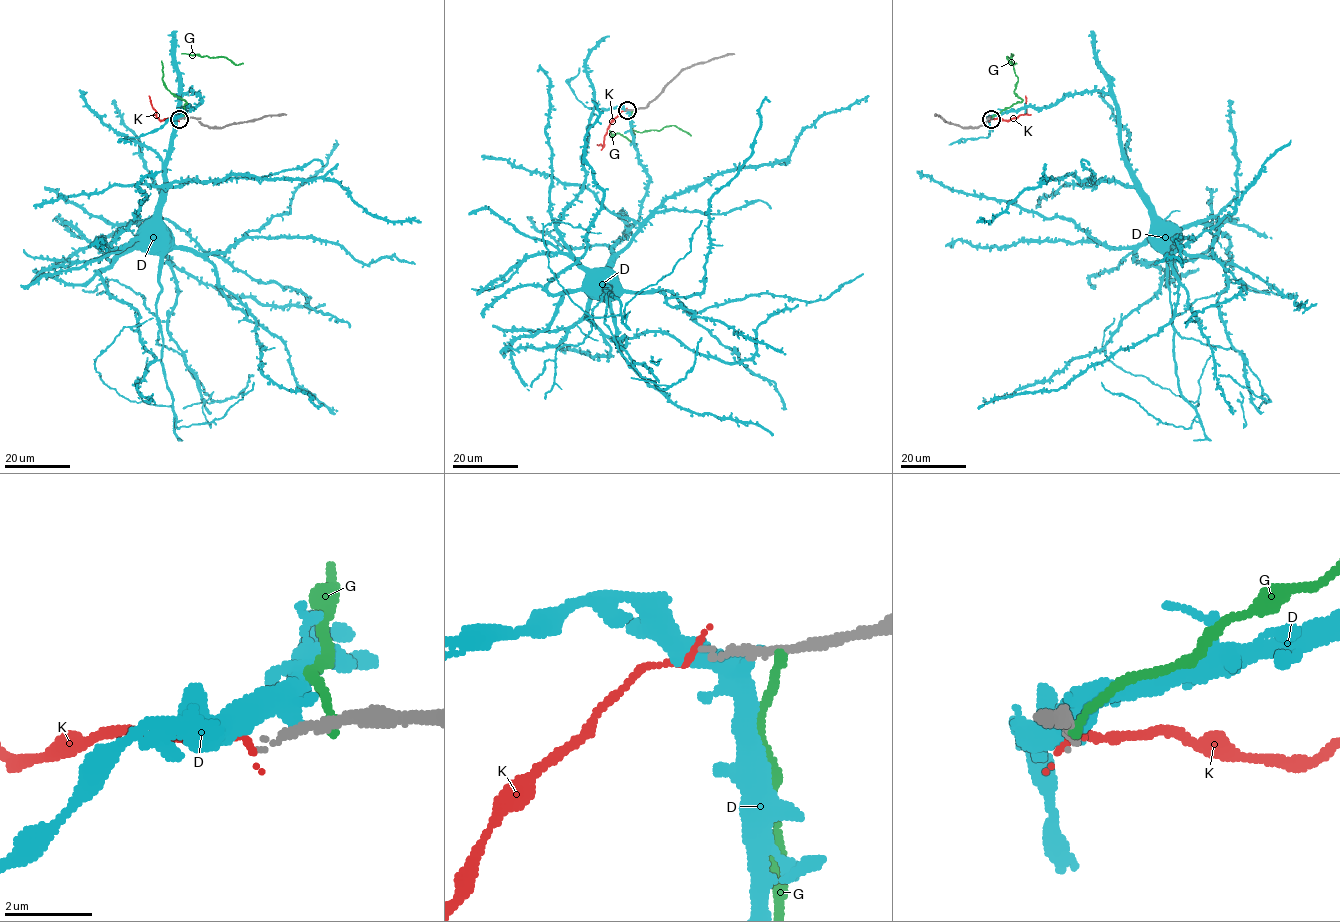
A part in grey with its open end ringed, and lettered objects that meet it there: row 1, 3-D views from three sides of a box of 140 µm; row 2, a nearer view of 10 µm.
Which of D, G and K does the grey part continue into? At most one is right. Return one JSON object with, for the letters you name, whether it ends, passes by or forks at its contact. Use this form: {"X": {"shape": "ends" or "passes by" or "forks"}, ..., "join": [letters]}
{"join": []}

